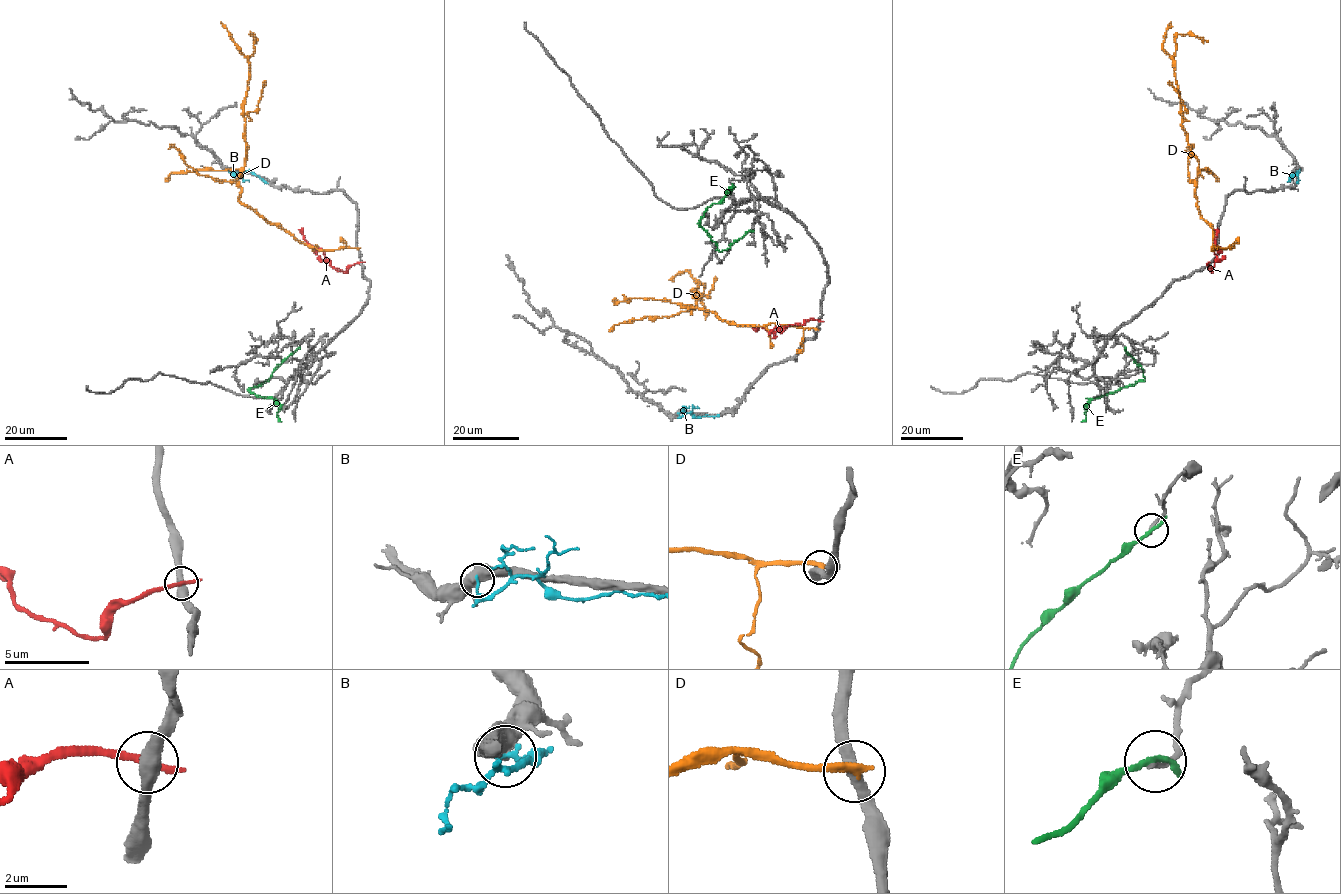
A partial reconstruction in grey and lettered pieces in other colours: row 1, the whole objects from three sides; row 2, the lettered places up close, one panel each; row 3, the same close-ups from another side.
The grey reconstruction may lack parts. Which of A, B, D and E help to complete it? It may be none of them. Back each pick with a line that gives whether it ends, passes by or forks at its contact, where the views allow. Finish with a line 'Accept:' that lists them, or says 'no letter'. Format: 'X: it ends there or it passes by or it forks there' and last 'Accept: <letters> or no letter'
Accept: no letter

